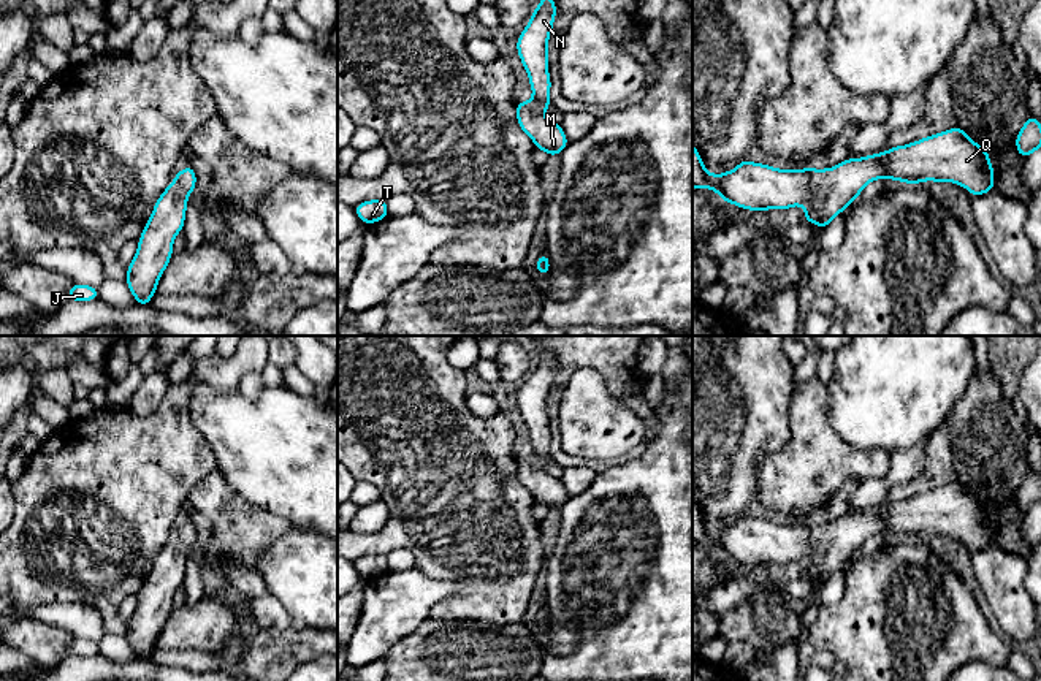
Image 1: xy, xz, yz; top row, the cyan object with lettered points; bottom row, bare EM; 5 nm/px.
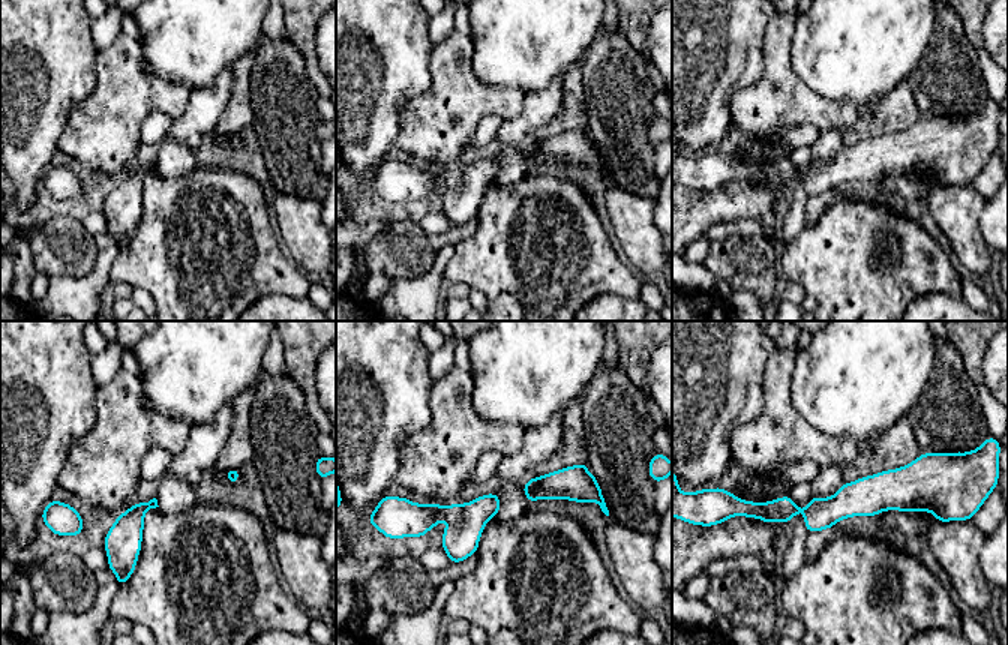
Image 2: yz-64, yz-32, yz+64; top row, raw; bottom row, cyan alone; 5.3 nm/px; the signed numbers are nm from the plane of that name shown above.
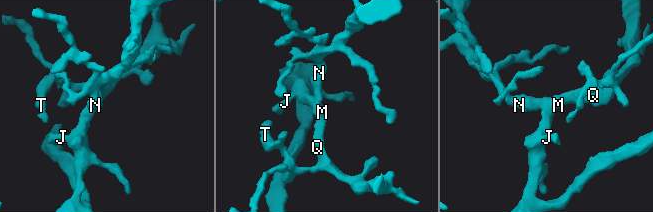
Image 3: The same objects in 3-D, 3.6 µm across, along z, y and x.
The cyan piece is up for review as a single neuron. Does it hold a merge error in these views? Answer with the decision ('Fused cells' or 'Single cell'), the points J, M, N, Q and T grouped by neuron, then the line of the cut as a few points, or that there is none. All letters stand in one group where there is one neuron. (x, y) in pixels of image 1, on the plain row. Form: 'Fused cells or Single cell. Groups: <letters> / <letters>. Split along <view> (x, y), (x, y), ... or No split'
Single cell. Groups: J M N Q T. No split

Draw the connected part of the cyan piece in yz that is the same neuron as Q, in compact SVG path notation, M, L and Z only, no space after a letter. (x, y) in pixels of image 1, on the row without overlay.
M959 480L911 499L895 500L881 508L862 513L846 513L833 523L778 524L748 513L732 526L711 529L702 518L702 512L692 497L692 542L711 543L727 559L732 557L748 565L787 565L792 561L805 562L805 576L826 583L838 569L852 559L865 540L876 534L895 534L903 538L922 538L924 535L959 538L973 551L993 546L993 521L990 510L973 496Z

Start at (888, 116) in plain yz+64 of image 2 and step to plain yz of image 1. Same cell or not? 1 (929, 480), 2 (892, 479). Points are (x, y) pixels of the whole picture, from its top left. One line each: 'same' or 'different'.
1: same
2: different

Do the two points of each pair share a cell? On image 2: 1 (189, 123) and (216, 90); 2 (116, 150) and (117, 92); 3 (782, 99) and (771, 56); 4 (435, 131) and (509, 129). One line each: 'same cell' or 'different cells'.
1: same cell
2: same cell
3: same cell
4: different cells

